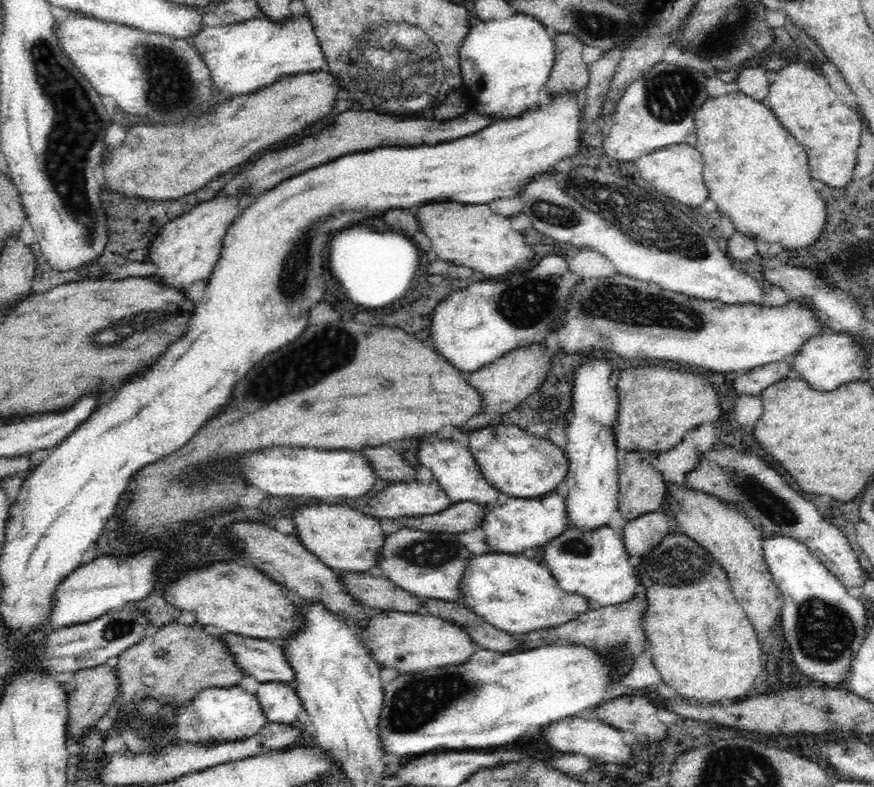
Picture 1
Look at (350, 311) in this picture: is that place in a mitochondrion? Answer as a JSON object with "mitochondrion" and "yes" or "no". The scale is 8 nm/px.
{"mitochondrion":"no"}

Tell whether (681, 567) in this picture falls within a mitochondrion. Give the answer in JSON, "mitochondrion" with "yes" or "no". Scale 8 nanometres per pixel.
{"mitochondrion":"yes"}

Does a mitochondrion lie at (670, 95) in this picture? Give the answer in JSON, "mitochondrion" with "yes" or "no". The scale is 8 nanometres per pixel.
{"mitochondrion":"yes"}

